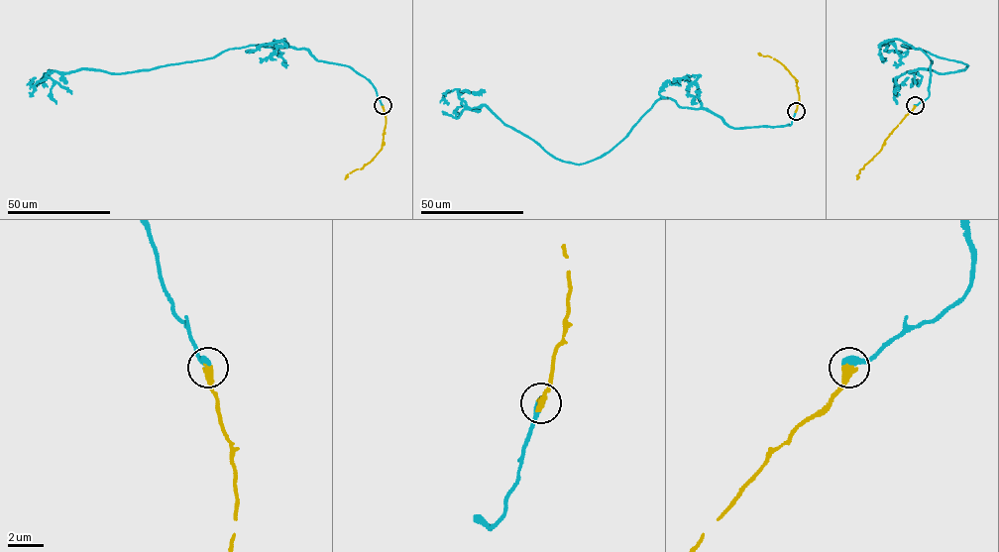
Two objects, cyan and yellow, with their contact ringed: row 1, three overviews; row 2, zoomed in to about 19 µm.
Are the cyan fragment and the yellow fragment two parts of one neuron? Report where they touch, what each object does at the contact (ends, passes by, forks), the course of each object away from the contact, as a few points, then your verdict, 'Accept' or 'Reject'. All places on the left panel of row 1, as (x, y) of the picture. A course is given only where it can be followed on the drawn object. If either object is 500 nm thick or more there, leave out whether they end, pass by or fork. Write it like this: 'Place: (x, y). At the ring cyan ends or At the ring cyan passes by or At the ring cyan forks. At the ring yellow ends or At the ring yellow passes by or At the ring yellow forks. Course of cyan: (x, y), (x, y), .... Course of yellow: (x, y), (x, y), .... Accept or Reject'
Place: (383, 105). At the ring cyan ends. At the ring yellow ends. Course of cyan: (383, 106), (375, 86), (354, 70), (290, 47), (249, 45), (131, 72), (52, 71), (31, 85), (35, 77). Course of yellow: (383, 106), (386, 123), (382, 149), (345, 179). Accept

